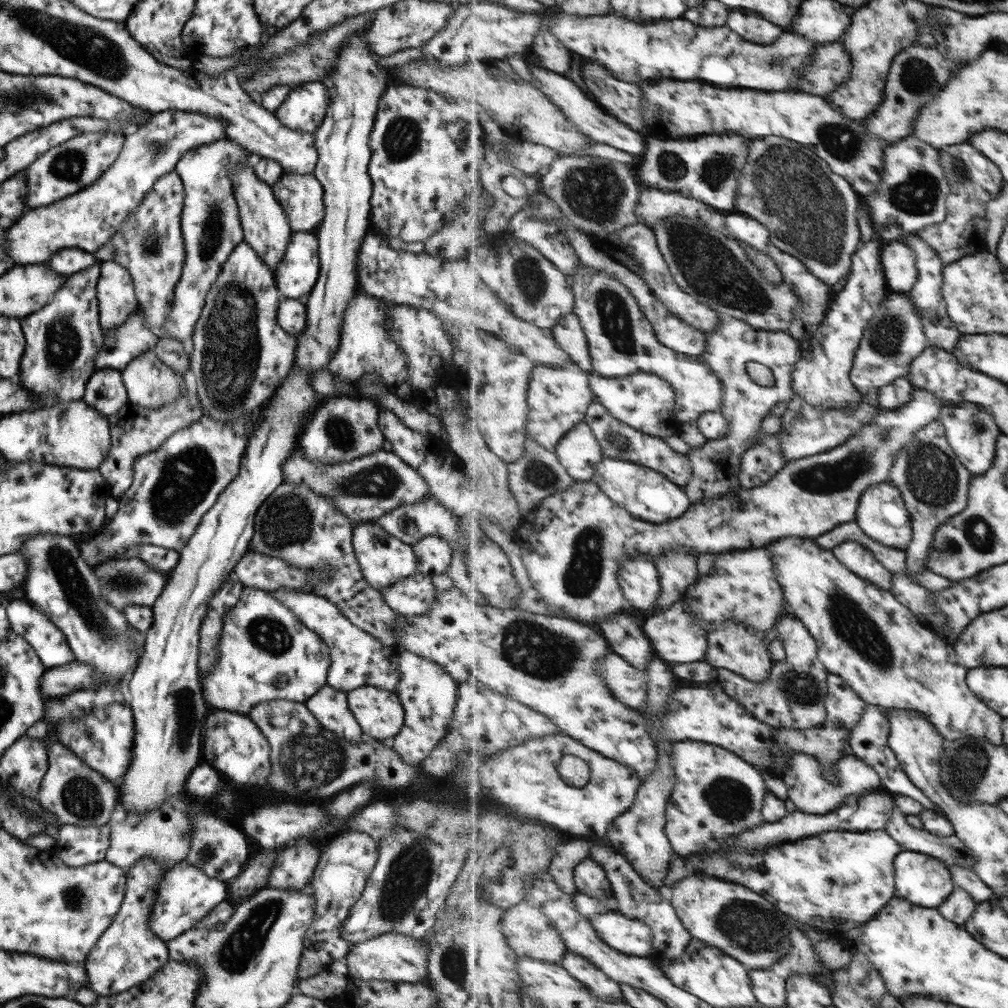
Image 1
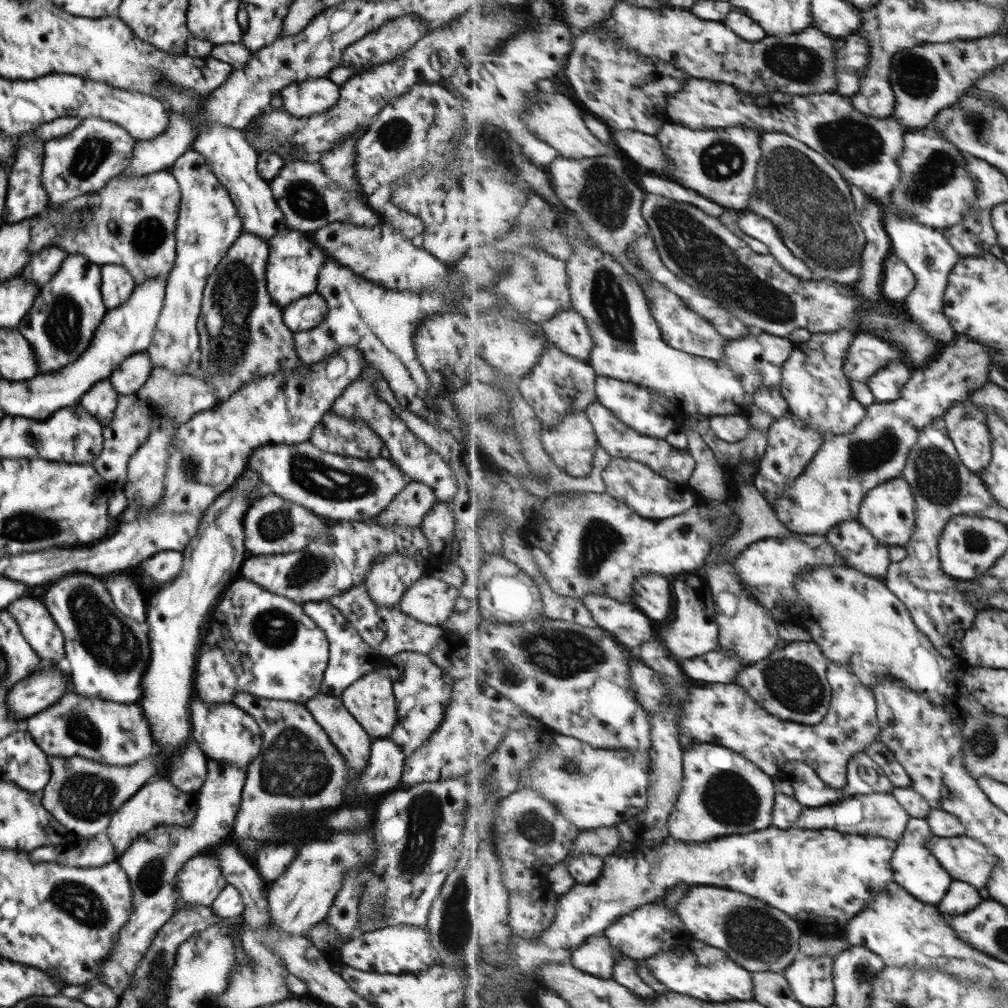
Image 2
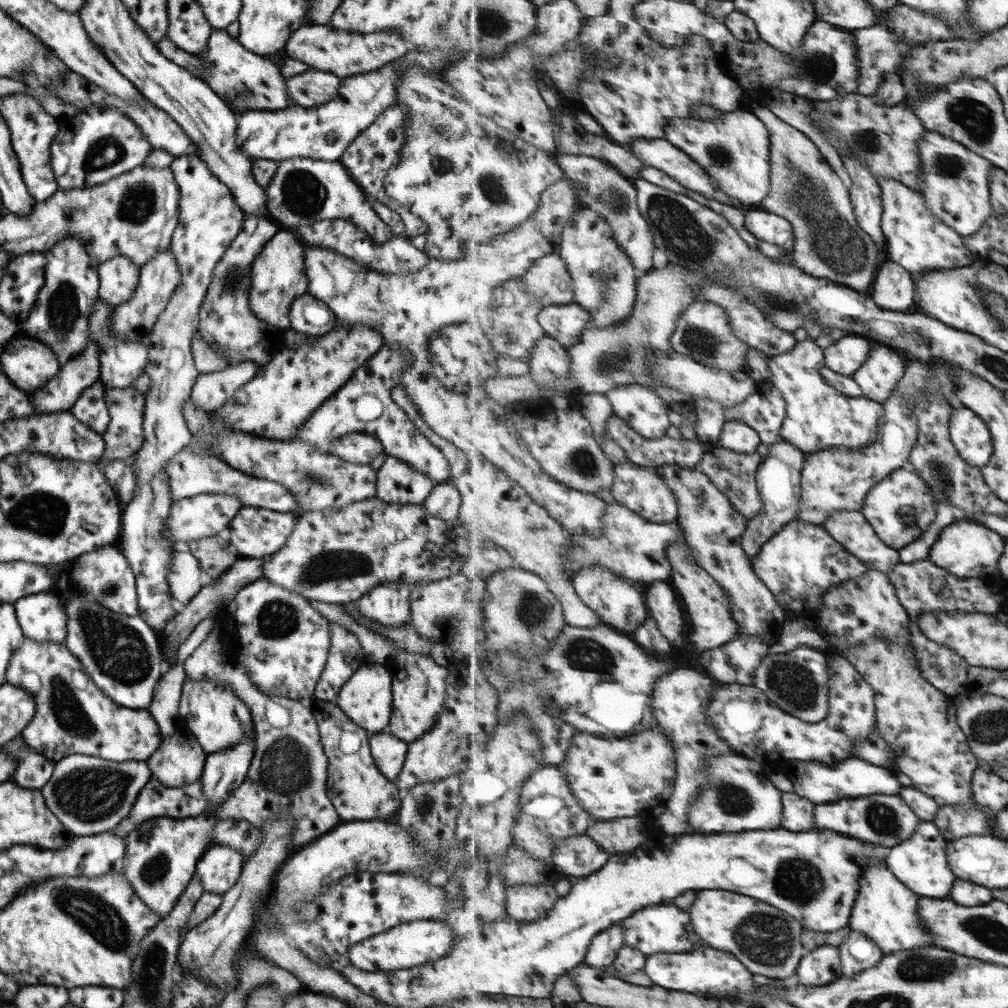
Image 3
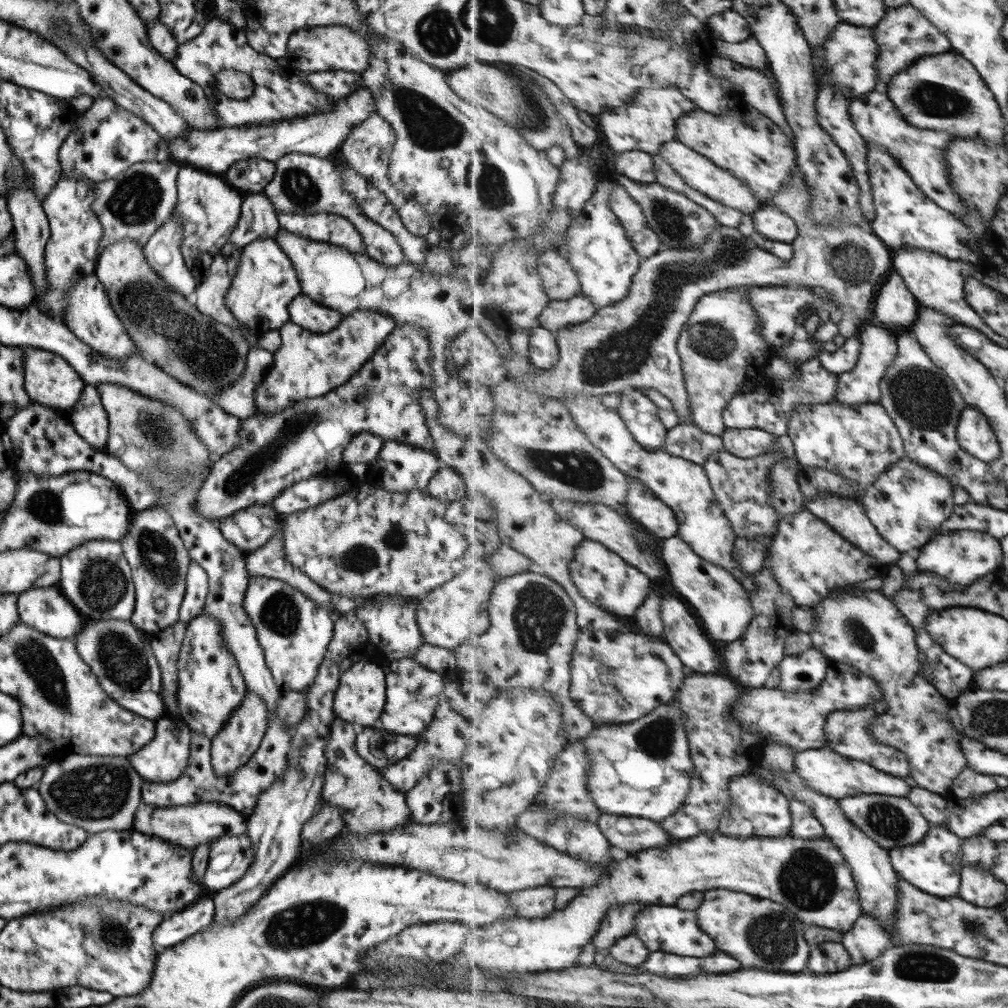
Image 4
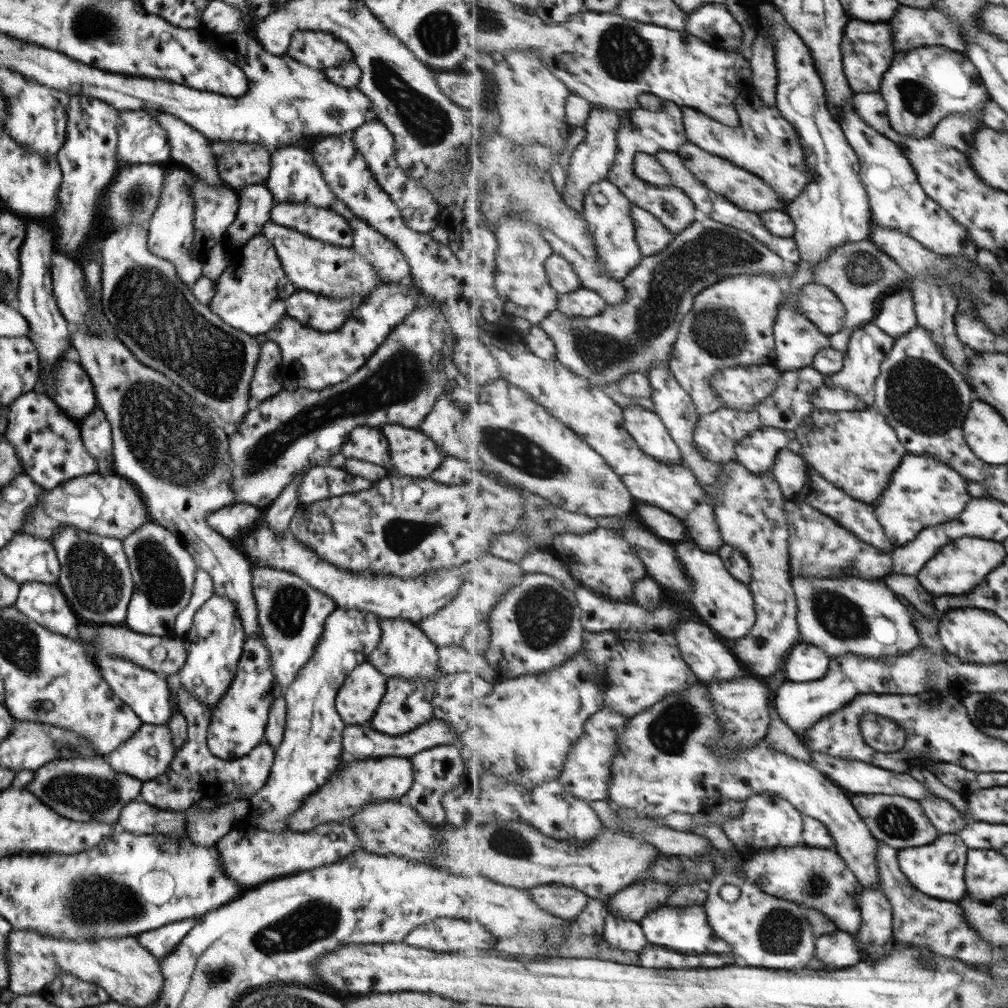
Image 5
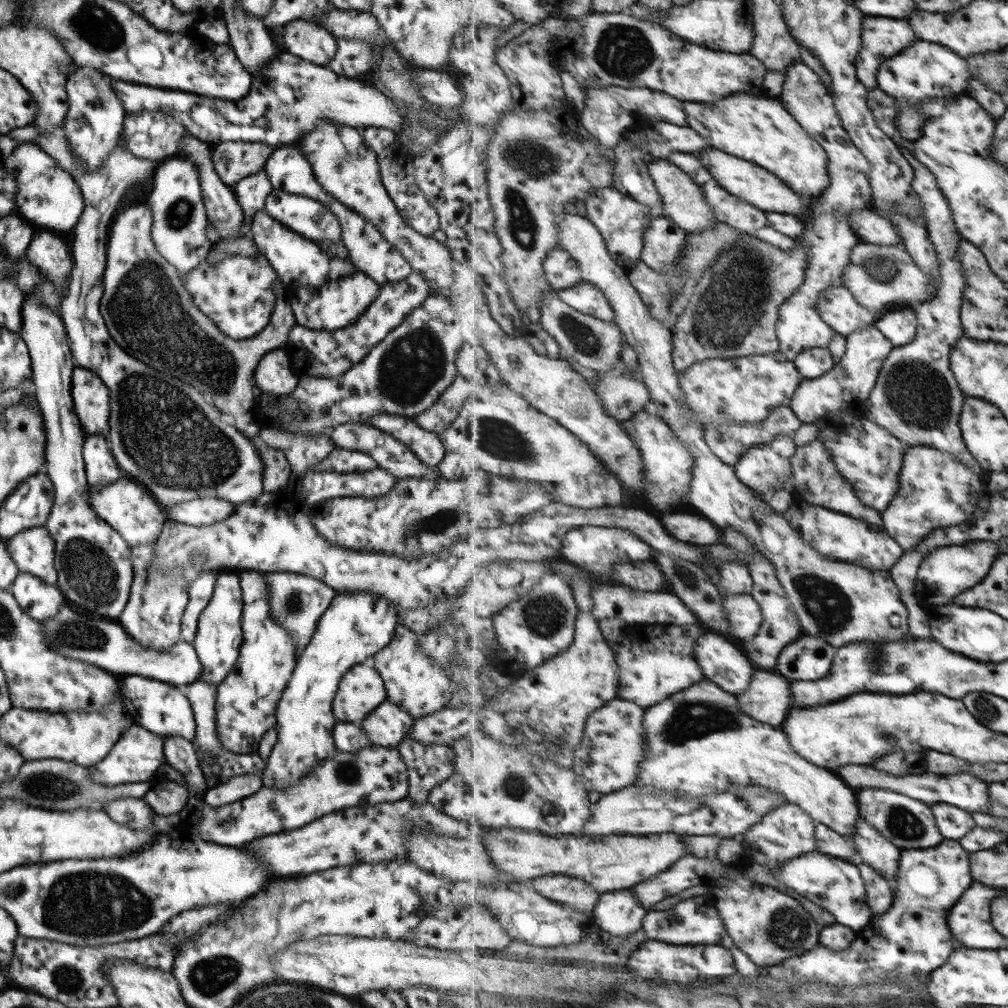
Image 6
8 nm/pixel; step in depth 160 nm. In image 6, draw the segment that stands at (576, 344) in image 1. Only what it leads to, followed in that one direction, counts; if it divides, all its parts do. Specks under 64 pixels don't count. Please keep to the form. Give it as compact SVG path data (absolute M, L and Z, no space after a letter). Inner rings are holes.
M581 282L569 289L560 291L561 299L573 309L580 310L583 314L593 315L594 318L605 322L616 322L616 311L605 297L603 291L593 283Z

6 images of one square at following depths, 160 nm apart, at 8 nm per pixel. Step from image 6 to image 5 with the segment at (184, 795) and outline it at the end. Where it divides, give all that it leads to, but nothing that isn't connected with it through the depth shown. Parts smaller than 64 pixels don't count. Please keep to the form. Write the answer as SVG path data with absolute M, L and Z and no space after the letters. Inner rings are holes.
M178 687L178 705L186 720L185 742L181 750L173 756L173 761L164 774L151 781L141 783L139 800L169 812L185 811L200 799L213 799L221 794L229 794L232 801L248 801L269 777L273 763L274 749L267 743L260 743L242 758L223 761L209 753L207 749L207 729L210 721L210 709L201 704L188 690Z

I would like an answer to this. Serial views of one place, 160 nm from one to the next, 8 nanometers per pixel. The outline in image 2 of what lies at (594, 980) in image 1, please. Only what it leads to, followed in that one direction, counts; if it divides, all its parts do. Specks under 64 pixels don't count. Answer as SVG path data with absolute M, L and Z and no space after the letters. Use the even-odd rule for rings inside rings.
M605 934L589 937L585 944L572 950L568 963L579 967L597 978L612 978L614 975L615 948Z

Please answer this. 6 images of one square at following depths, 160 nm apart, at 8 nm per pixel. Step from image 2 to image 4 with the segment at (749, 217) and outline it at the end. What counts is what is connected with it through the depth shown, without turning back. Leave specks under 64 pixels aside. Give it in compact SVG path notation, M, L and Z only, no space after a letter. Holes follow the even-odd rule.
M763 207L753 214L755 228L771 240L792 244L800 236L798 224L777 207Z

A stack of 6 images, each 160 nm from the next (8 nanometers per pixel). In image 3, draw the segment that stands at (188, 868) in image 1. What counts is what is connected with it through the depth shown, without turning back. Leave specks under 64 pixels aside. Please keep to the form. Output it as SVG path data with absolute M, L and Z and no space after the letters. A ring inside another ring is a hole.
M212 844L197 859L194 872L205 893L221 895L235 885L244 861L236 850Z

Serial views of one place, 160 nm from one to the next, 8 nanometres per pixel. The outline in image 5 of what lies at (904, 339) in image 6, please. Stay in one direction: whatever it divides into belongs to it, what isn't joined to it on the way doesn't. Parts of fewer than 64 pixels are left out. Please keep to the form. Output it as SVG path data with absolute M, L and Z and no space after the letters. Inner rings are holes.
M901 289L888 297L879 308L879 313L872 323L896 340L907 336L917 328L918 317L911 289Z

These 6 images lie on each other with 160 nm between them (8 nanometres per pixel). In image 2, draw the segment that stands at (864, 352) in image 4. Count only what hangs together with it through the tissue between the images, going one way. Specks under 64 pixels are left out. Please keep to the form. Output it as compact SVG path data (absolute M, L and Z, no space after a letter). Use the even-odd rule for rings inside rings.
M893 360L874 374L867 384L878 403L887 403L901 398L901 391L911 377L911 370L903 362Z

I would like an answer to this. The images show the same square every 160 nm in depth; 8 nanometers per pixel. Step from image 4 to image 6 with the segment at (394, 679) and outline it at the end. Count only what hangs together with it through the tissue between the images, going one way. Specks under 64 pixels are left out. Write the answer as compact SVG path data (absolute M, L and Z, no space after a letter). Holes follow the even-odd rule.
M385 699L359 722L374 747L396 748L408 734L414 719L409 713Z

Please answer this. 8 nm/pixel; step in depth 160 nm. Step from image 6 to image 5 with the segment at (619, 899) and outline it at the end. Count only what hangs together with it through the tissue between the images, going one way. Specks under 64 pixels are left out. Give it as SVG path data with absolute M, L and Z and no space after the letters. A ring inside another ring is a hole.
M608 905L607 912L603 936L609 945L624 951L640 953L650 943L639 922L617 916Z

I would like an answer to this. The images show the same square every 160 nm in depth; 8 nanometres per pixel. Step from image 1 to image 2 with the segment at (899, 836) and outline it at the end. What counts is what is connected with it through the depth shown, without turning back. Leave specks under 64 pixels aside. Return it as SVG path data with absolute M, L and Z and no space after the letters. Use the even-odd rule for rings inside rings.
M933 835L928 846L954 880L969 882L978 889L988 886L997 857L984 844L967 835L953 838Z

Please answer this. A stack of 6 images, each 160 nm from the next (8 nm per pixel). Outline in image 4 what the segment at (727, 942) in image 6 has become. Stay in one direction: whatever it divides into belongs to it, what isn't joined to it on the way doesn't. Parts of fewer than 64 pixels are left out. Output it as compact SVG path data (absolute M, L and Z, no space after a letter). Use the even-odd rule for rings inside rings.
M647 906L636 914L636 935L651 952L663 951L685 956L711 956L718 950L716 939L711 938L697 922L697 912L681 910L677 906Z

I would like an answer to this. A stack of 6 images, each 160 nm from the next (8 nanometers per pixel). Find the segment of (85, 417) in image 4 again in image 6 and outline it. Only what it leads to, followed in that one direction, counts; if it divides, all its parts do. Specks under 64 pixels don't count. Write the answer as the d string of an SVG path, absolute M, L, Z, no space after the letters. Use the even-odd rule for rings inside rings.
M85 434L81 454L87 485L105 486L124 477L111 456L106 436Z

